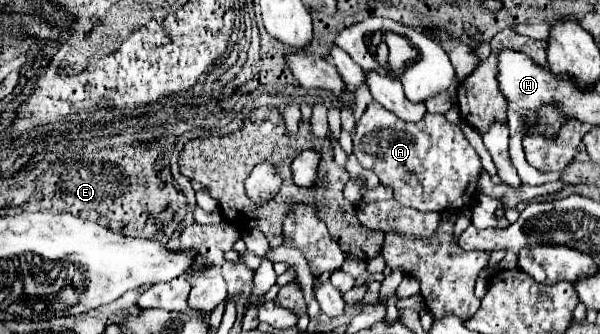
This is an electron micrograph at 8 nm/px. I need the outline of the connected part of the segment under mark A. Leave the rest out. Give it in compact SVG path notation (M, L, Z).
M372 101L364 111L362 119L356 123L356 131L352 139L354 139L354 155L358 163L364 169L372 169L378 175L380 183L386 189L394 191L394 199L400 205L418 211L436 211L436 213L452 209L452 211L462 211L468 219L472 219L472 205L478 195L478 179L480 179L482 163L478 153L466 141L462 129L458 125L448 123L444 115L426 113L422 121L406 123L398 119L394 113L386 111L380 103Z

